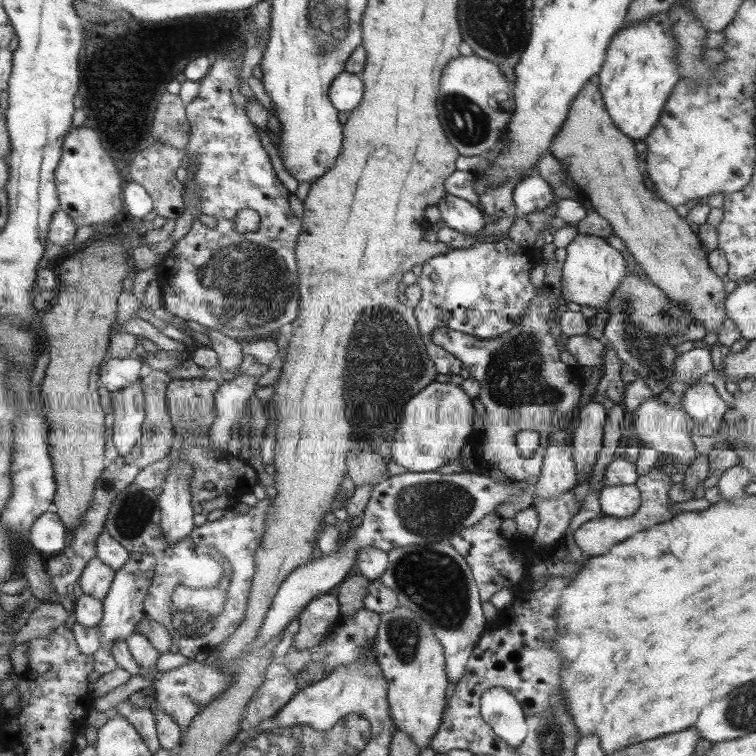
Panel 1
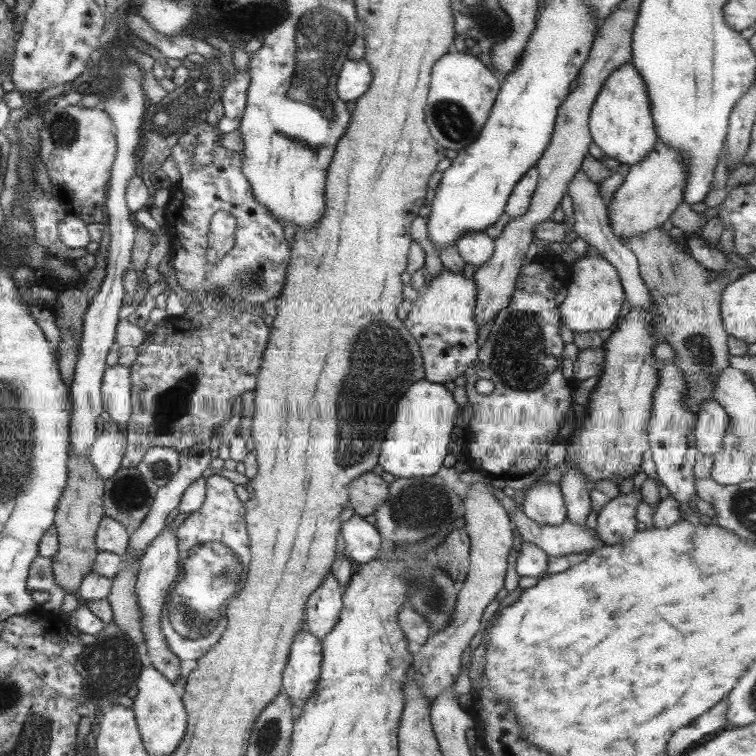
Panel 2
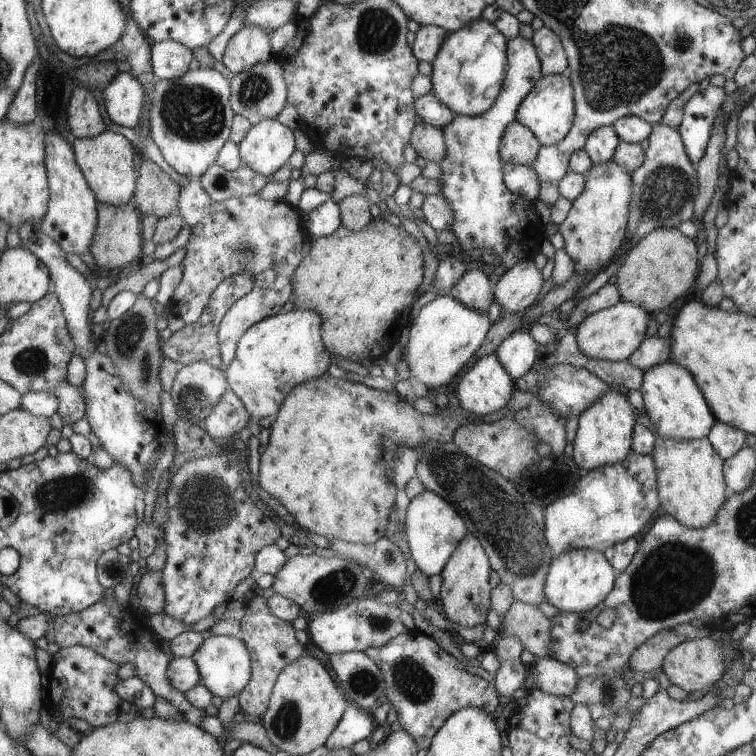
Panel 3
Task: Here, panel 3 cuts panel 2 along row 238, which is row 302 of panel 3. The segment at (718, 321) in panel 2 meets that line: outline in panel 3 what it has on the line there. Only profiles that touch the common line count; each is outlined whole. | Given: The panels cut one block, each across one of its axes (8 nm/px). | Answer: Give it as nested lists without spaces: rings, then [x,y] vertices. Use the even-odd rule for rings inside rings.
[[[657,228],[628,252],[616,274],[621,300],[646,309],[650,314],[666,310],[674,300],[688,294],[698,274],[698,250],[694,239],[677,228]]]

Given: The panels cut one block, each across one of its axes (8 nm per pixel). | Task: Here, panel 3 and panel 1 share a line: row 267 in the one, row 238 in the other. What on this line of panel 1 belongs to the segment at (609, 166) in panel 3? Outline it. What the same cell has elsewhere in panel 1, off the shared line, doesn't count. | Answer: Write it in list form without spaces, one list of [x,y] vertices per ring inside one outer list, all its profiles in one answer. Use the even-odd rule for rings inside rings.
[[[578,234],[565,248],[567,257],[561,270],[562,295],[569,306],[590,306],[598,311],[608,309],[608,301],[626,278],[626,260],[604,237]]]

